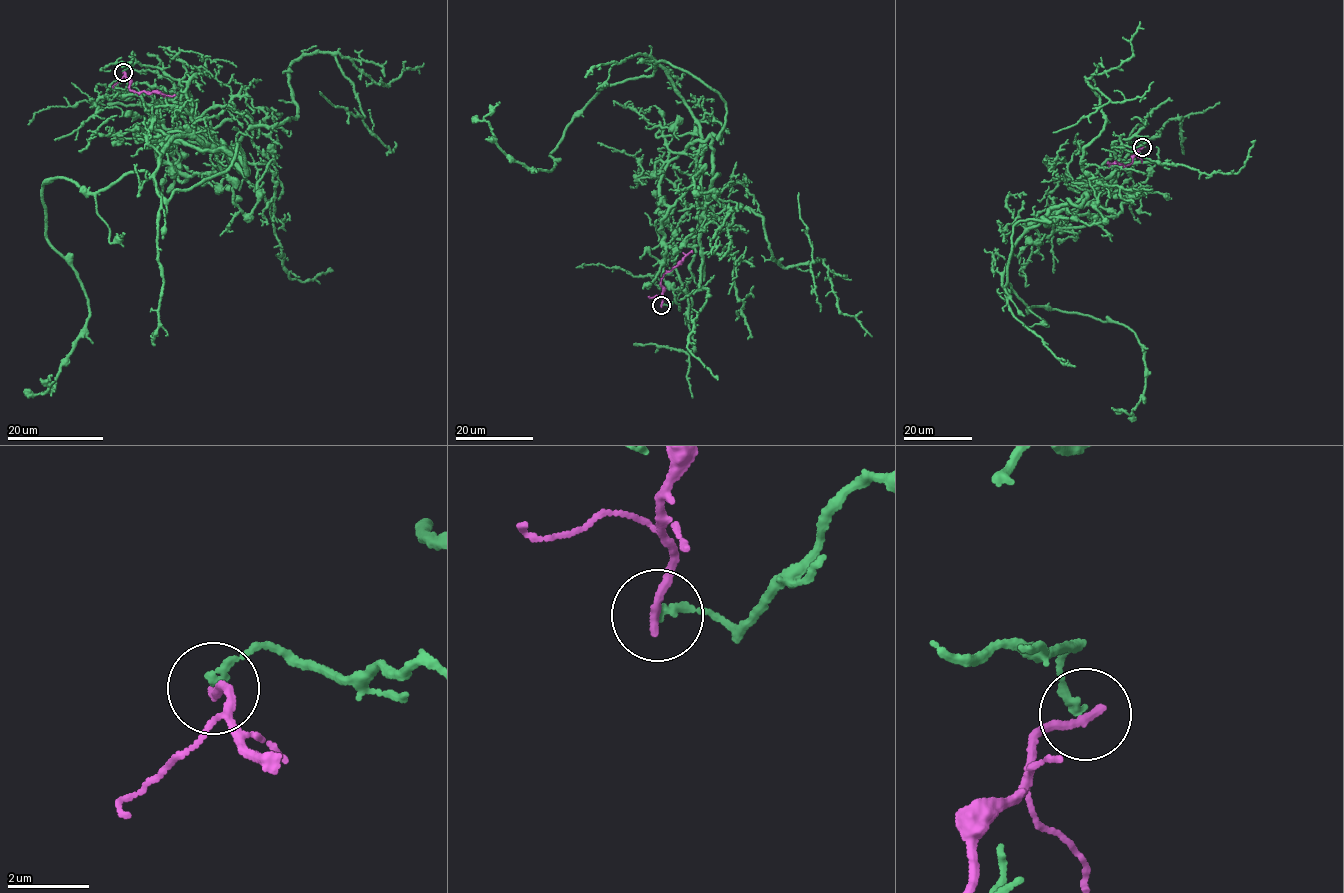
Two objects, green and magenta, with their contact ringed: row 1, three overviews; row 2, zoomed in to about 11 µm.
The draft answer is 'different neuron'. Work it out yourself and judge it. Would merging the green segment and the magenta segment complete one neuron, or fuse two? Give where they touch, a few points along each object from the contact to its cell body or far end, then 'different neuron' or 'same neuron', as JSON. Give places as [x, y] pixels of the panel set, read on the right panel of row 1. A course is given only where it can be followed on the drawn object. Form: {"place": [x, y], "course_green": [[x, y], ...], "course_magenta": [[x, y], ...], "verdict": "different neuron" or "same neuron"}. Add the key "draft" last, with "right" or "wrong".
{"place": [1142, 147], "course_green": [[1142, 147], [1026, 229], [1003, 273], [1029, 310], [1133, 331], [1143, 395], [1111, 408]], "course_magenta": [[1142, 147], [1137, 149], [1133, 162], [1125, 165], [1107, 162]], "verdict": "different neuron", "draft": "right"}

